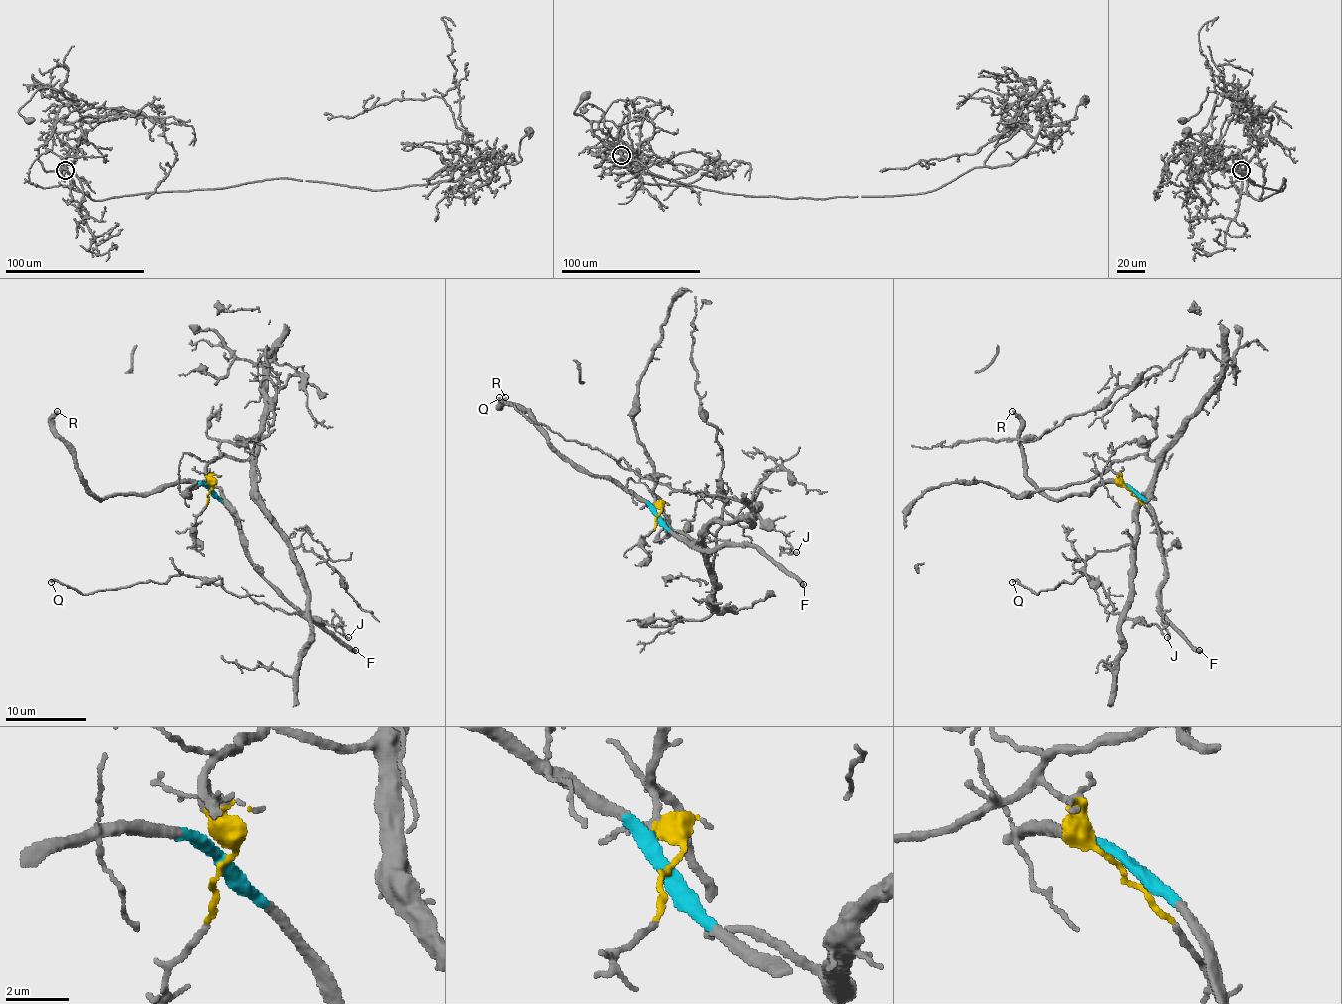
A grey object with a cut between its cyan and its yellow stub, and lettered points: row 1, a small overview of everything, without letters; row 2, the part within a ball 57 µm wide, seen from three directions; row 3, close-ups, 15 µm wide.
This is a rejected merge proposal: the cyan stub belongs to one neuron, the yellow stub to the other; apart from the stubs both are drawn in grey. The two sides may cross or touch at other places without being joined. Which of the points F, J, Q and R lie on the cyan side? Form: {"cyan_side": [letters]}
{"cyan_side": ["F", "R"]}

